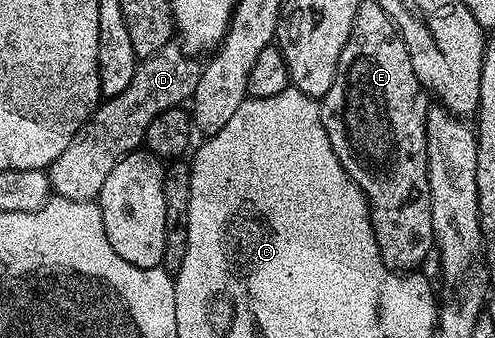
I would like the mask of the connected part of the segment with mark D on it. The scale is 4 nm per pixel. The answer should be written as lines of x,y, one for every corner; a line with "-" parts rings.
175,41
166,43
159,54
146,56
136,66
129,89
104,98
73,141
69,141
65,153
51,163
47,177
52,192
58,198
69,201
89,203
98,200
105,177
113,173
113,165
117,165
117,161
124,159
129,152
140,150
153,117
190,100
197,89
200,70
200,60
188,55

